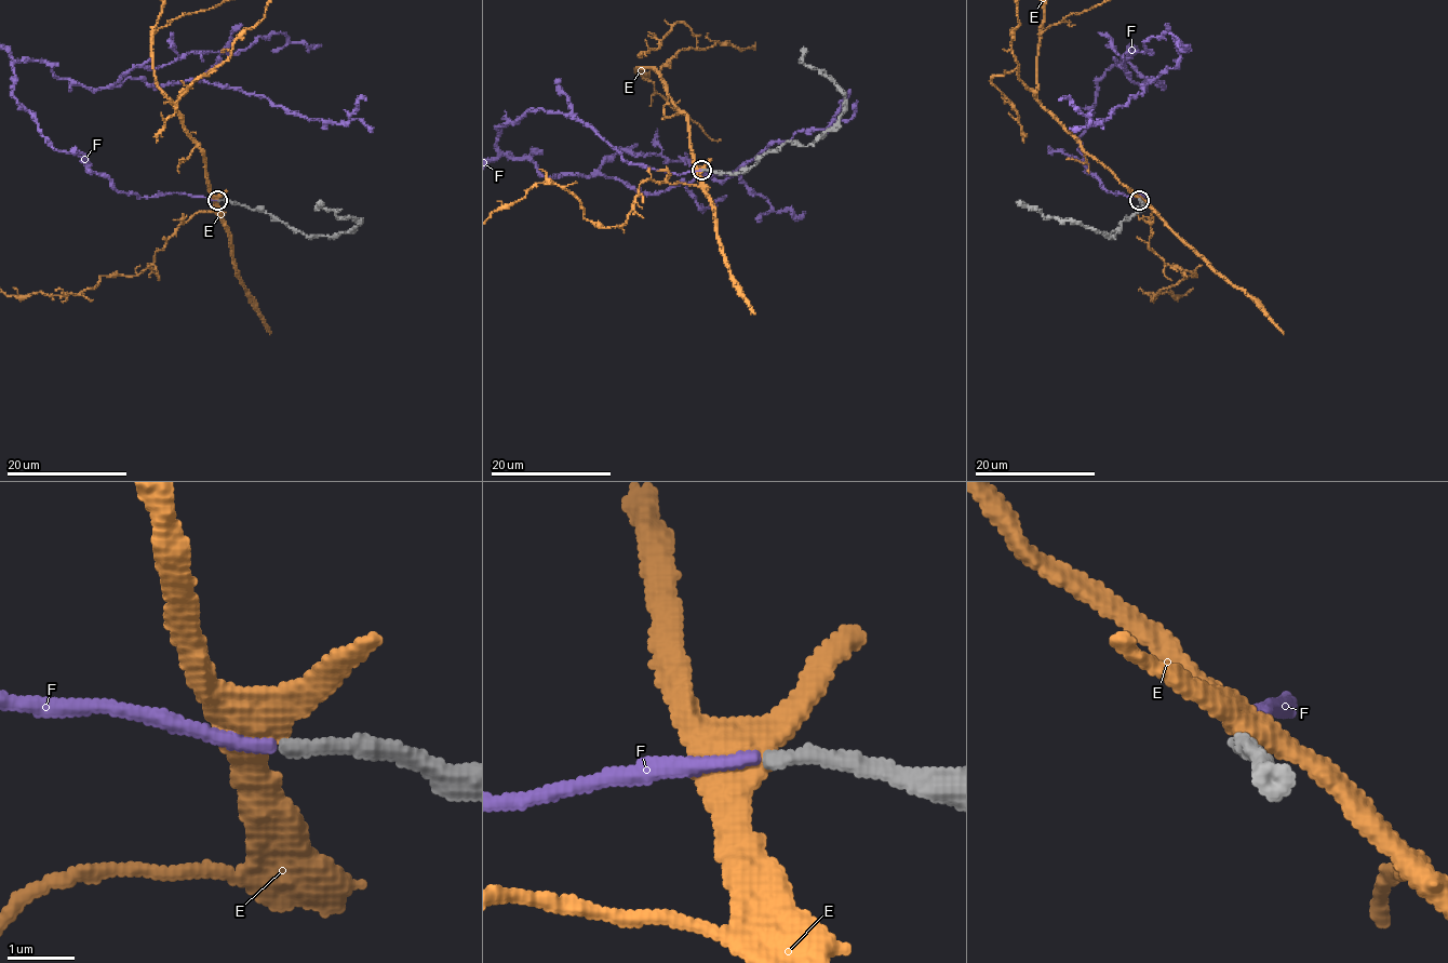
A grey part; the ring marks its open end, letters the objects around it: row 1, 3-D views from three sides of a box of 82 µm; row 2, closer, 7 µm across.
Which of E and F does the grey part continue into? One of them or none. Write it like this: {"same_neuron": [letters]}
{"same_neuron": ["F"]}

